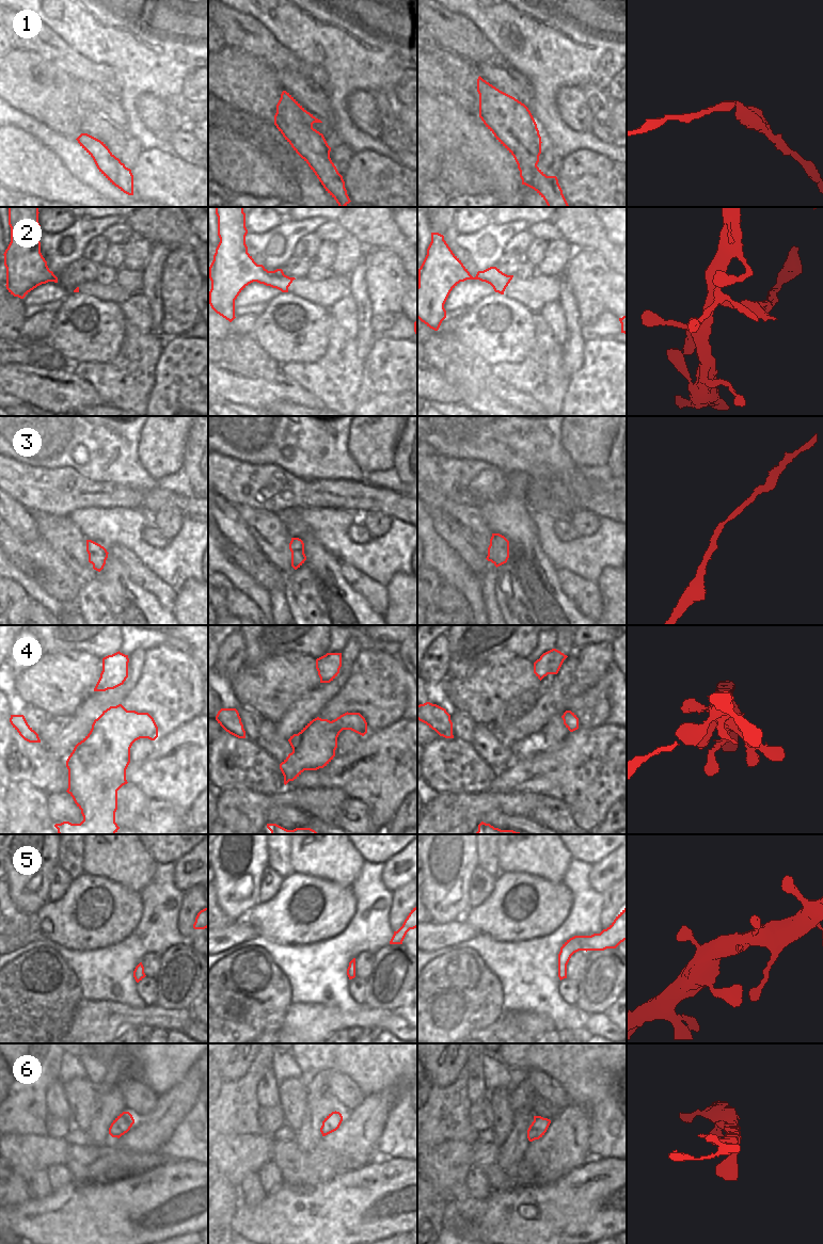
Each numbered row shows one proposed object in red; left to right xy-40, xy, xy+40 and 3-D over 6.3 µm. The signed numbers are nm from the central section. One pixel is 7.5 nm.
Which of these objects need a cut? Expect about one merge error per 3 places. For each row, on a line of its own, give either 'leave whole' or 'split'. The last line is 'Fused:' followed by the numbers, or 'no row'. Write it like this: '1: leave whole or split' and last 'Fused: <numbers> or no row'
1: leave whole
2: leave whole
3: leave whole
4: leave whole
5: leave whole
6: leave whole
Fused: no row

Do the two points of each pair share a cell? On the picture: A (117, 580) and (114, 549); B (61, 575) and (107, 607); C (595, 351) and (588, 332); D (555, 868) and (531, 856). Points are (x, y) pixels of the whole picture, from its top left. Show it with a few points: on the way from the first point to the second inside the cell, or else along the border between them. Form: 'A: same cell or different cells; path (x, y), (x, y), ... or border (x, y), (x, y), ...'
A: different cells; border (109, 553), (126, 569), (129, 579)
B: different cells; border (82, 583), (74, 604)
C: different cells; border (602, 337), (585, 341)
D: same cell; path (549, 862), (542, 856), (537, 856)

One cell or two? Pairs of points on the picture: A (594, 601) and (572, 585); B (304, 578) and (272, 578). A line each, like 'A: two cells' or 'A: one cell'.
A: one cell
B: two cells

